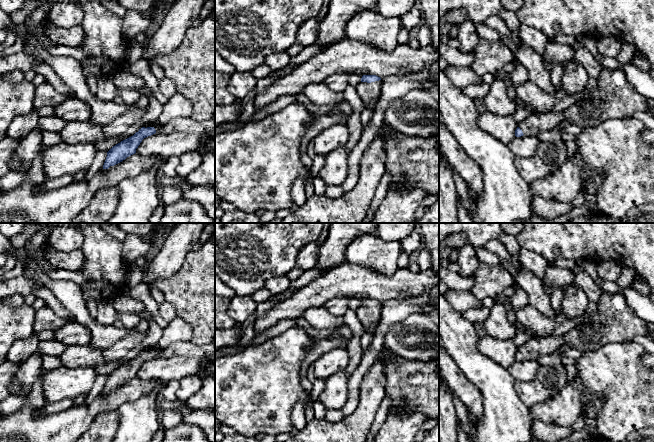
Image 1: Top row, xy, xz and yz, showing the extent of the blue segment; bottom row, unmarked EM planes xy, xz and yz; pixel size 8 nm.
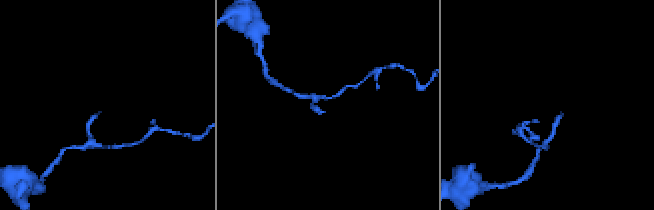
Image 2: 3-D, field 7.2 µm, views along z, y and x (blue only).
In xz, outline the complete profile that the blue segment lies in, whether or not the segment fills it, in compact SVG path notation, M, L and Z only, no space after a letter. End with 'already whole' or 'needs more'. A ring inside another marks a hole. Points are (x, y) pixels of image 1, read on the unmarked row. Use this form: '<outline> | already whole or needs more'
M363 299L356 314L364 328L377 328L381 321L382 304L376 299Z | needs more

